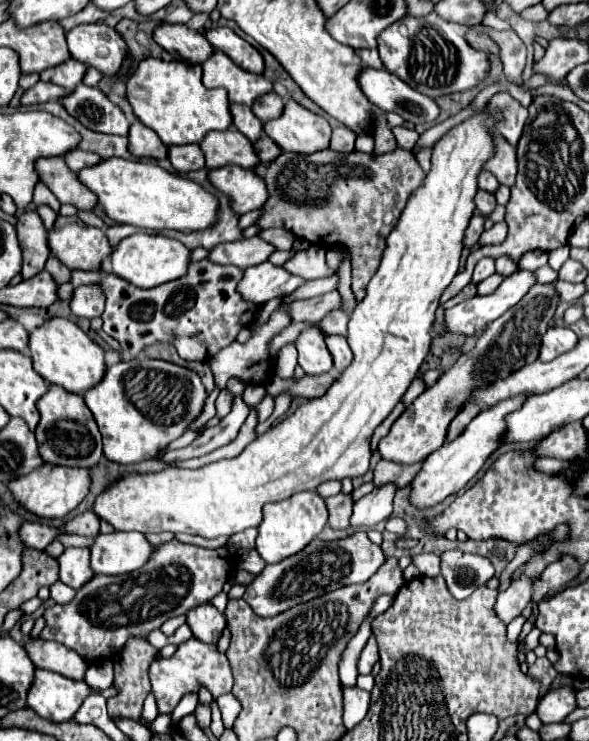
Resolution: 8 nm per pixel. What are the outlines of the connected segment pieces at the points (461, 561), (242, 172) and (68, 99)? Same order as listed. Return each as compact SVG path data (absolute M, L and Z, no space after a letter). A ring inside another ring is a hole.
M454 549L442 555L442 577L456 599L466 599L494 577L494 565L482 555L470 555Z
M230 165L222 169L212 169L208 177L216 189L232 199L234 211L240 215L252 209L260 209L268 199L266 183L254 173L254 169Z
M84 83L76 85L74 91L60 99L64 109L80 121L84 127L108 133L108 135L126 135L128 121L120 107L116 107L98 87L88 87Z

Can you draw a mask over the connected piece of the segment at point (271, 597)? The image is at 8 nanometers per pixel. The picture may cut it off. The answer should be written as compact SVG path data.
M354 533L352 537L340 541L320 541L314 539L300 555L292 555L292 559L284 559L276 565L268 565L248 587L244 593L244 601L254 609L260 617L276 617L300 603L312 601L324 593L330 593L338 587L346 587L352 583L368 581L382 565L386 557L378 545L374 545L366 533Z

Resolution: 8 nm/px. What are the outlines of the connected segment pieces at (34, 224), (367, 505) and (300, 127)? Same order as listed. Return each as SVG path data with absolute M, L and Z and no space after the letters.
M34 211L24 213L18 219L16 231L18 231L22 255L24 255L22 279L30 279L30 277L38 275L44 269L44 263L50 255L46 231L44 231L44 225L42 225L42 219Z
M384 485L364 495L360 501L354 503L350 525L352 527L376 527L378 523L386 521L392 515L394 493L396 493L394 485Z
M288 99L278 119L264 123L264 133L278 143L282 151L316 153L330 143L330 125L324 117L304 109L294 99Z

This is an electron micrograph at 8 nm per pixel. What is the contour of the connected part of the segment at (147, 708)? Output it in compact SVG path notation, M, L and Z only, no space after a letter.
M152 693L146 697L142 715L140 715L140 725L150 725L156 719L156 703L152 703Z

